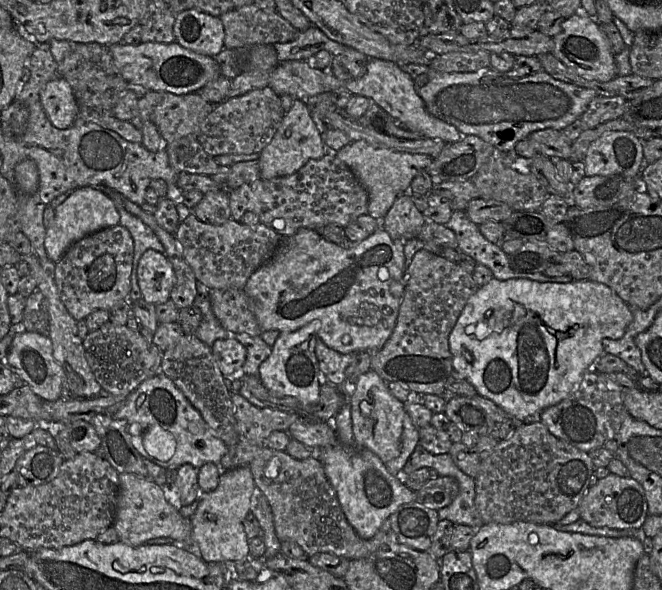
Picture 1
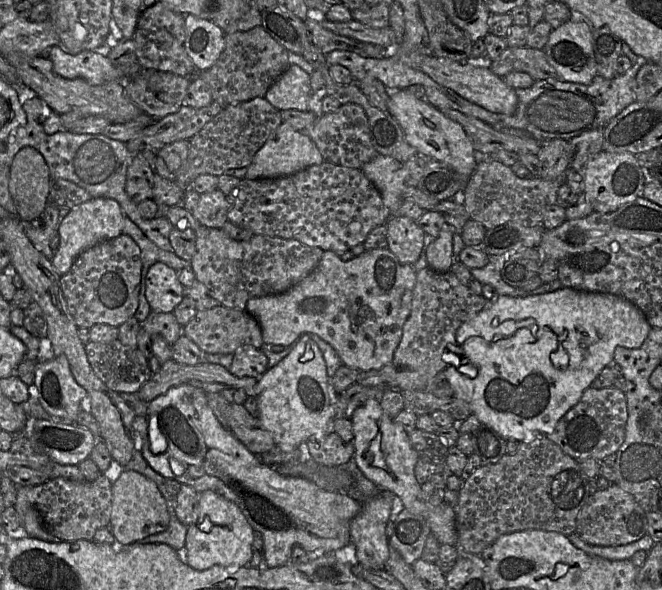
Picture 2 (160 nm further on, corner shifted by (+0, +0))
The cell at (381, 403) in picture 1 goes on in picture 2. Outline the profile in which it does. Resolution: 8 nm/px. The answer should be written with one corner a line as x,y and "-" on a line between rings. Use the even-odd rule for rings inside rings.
375,398
357,406
351,421
355,448
353,461
356,466
382,492
395,495
399,507
422,516
441,545
457,545
455,507
446,501
434,506
423,499
421,484
415,477
415,466
420,457
411,445
409,434
403,426
391,418
383,410
380,400

